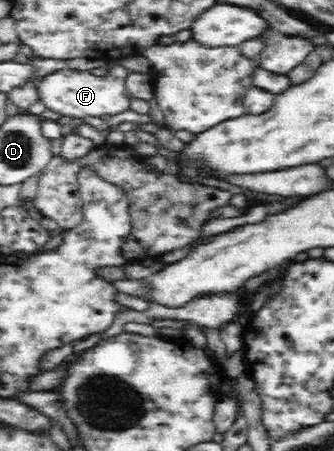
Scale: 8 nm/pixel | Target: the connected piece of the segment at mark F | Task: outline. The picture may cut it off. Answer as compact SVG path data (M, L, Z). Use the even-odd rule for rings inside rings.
M105 67L108 69L104 77L95 76L91 72L64 69L55 71L37 81L38 98L49 111L65 115L65 117L101 117L101 115L117 115L130 109L130 98L127 94L125 77L127 69L123 67Z

